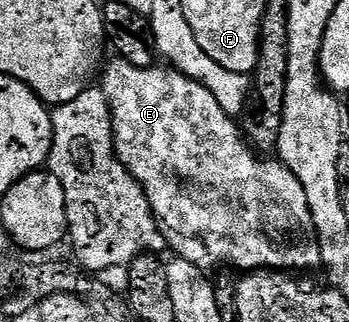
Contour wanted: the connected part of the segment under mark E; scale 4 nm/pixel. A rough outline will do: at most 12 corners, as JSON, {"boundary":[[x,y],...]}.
{"boundary":[[108,60],[115,153],[175,257],[323,265],[297,175],[204,85]]}

